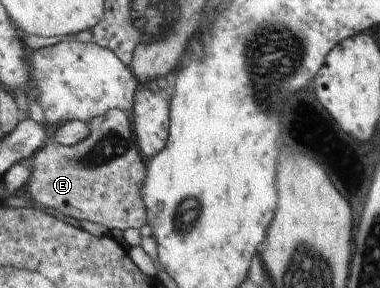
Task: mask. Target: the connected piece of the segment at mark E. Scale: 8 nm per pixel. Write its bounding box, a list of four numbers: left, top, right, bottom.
[26,109,149,231]

